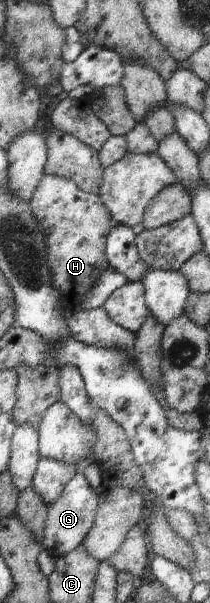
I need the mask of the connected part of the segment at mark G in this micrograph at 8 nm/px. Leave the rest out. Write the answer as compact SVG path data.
M79 471L76 473L75 477L65 485L61 495L48 507L45 529L40 542L43 550L50 551L54 555L65 554L83 543L85 535L93 527L98 507L98 492L91 488L87 479Z

